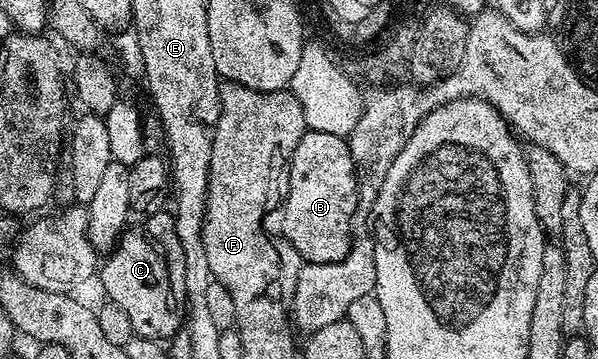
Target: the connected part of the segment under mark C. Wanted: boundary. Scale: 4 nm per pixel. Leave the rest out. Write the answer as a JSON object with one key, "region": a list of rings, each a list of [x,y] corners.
{"region":[[[161,209],[149,219],[133,222],[107,258],[99,268],[98,280],[108,294],[107,302],[118,305],[118,309],[123,309],[126,317],[130,317],[133,336],[171,340],[186,319],[186,269],[182,245],[174,229],[173,212]]]}

